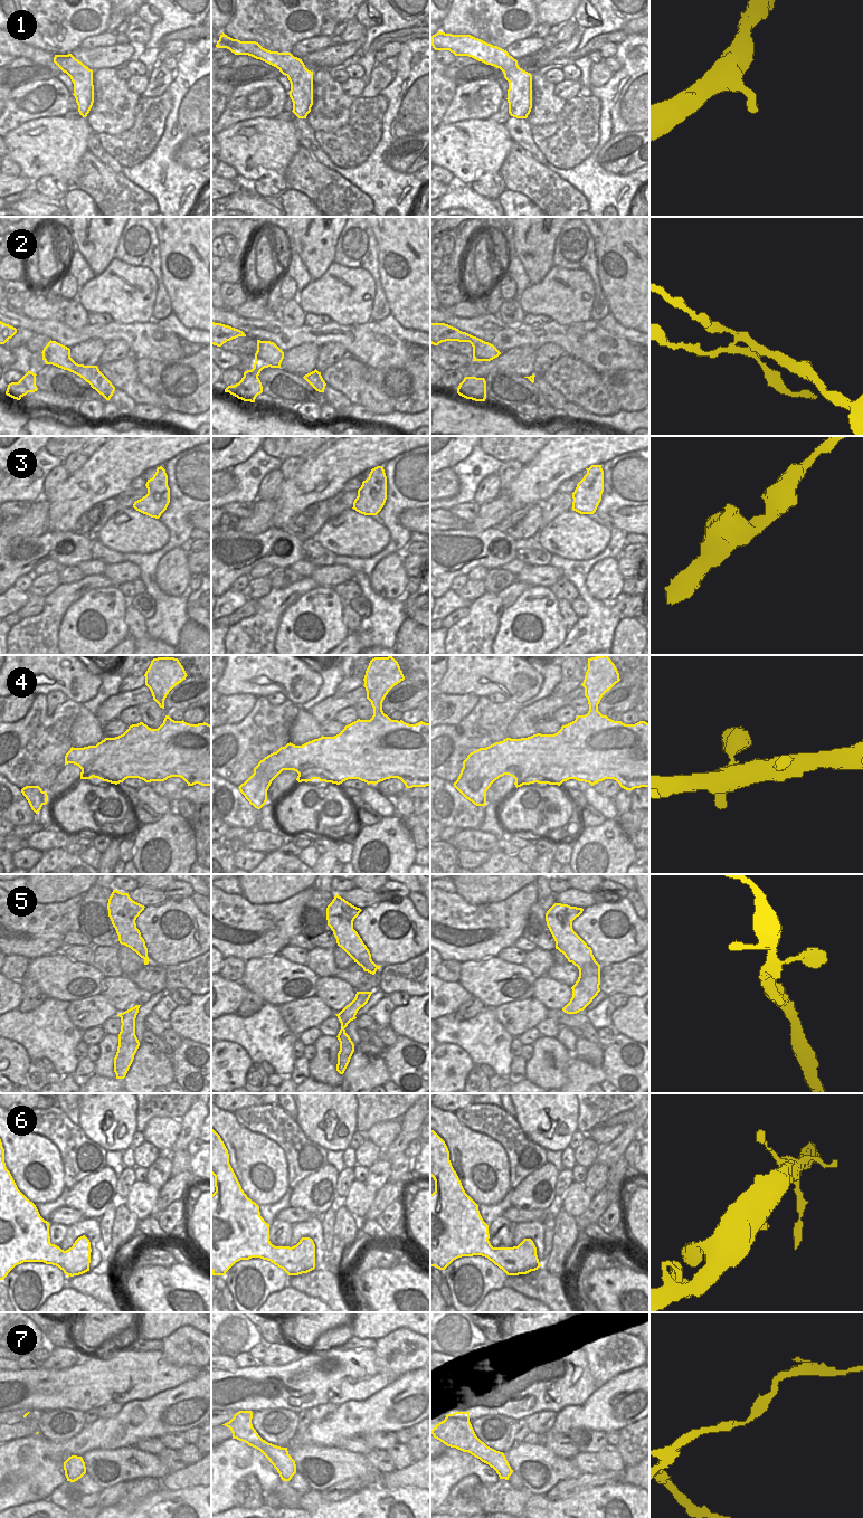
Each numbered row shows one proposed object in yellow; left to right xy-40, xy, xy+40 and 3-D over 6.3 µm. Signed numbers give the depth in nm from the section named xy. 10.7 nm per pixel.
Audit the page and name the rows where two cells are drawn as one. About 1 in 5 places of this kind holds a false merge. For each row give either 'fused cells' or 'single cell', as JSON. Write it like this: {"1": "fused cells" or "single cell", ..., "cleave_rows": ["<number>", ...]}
{"1": "single cell", "2": "fused cells", "3": "single cell", "4": "single cell", "5": "single cell", "6": "single cell", "7": "single cell", "cleave_rows": ["2"]}

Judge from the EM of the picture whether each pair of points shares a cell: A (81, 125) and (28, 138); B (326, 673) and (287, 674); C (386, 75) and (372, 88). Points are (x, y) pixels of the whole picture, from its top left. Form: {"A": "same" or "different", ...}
{"A": "same", "B": "different", "C": "same"}

